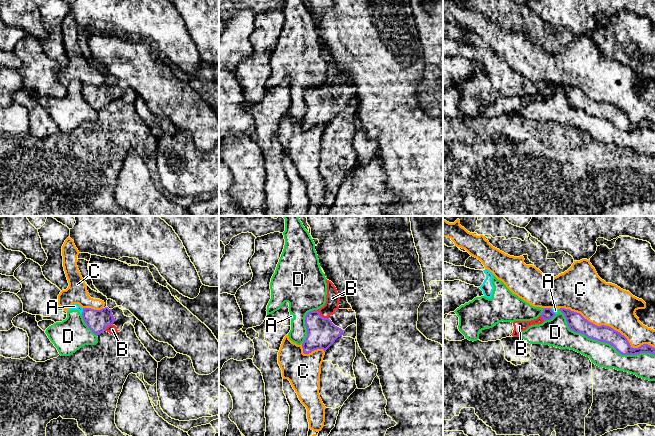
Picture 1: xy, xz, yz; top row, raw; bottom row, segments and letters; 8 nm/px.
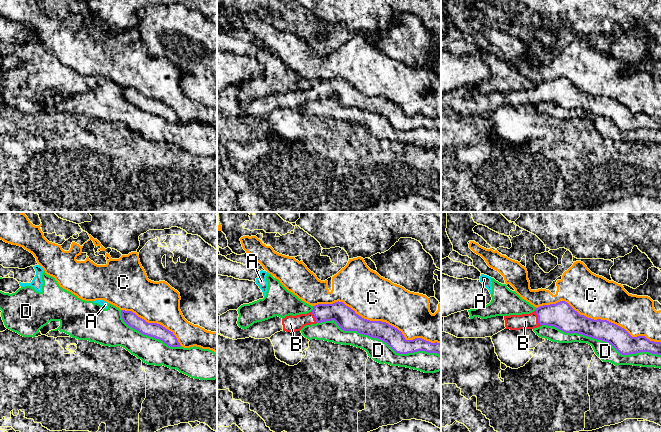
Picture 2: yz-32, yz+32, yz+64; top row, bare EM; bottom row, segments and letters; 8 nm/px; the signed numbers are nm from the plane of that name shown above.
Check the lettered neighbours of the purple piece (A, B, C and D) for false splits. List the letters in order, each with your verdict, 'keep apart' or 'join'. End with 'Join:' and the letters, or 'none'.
A: keep apart
B: join
C: keep apart
D: keep apart
Join: B

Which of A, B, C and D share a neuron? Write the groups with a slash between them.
A D / B / C

